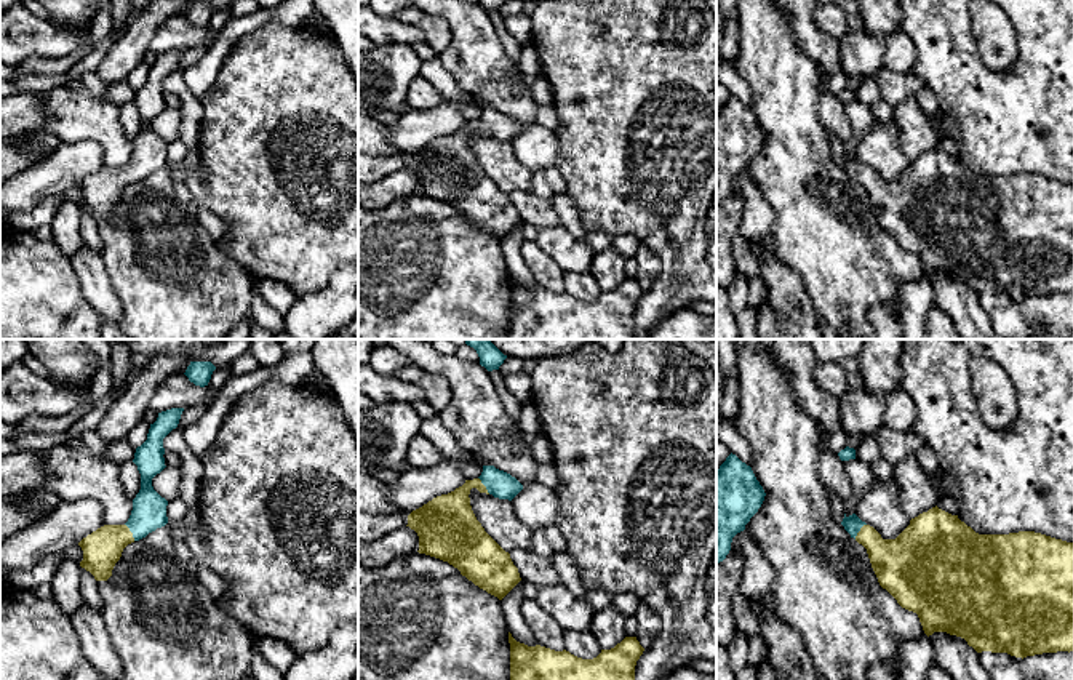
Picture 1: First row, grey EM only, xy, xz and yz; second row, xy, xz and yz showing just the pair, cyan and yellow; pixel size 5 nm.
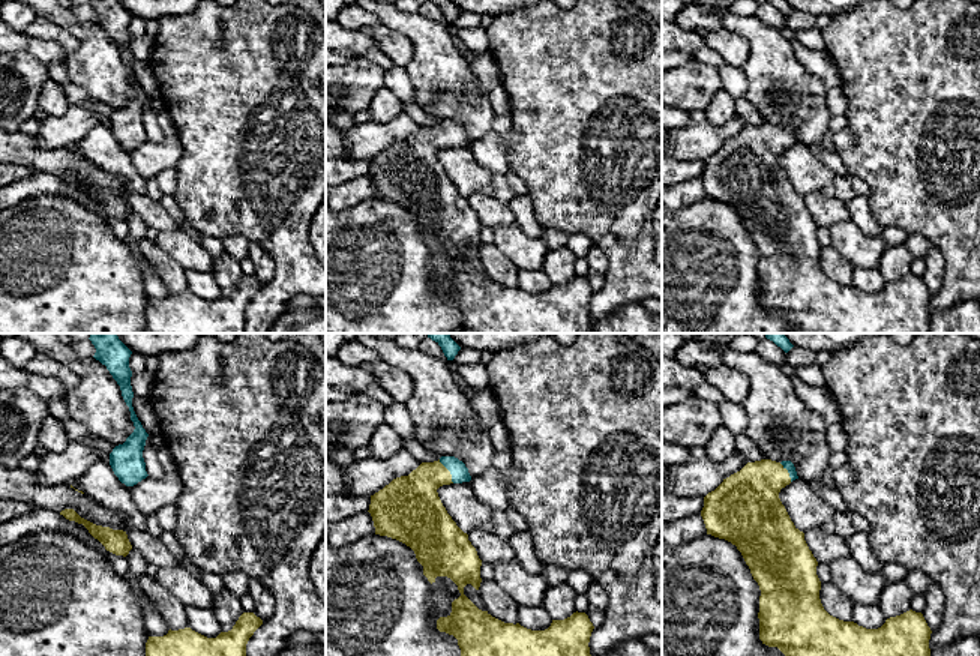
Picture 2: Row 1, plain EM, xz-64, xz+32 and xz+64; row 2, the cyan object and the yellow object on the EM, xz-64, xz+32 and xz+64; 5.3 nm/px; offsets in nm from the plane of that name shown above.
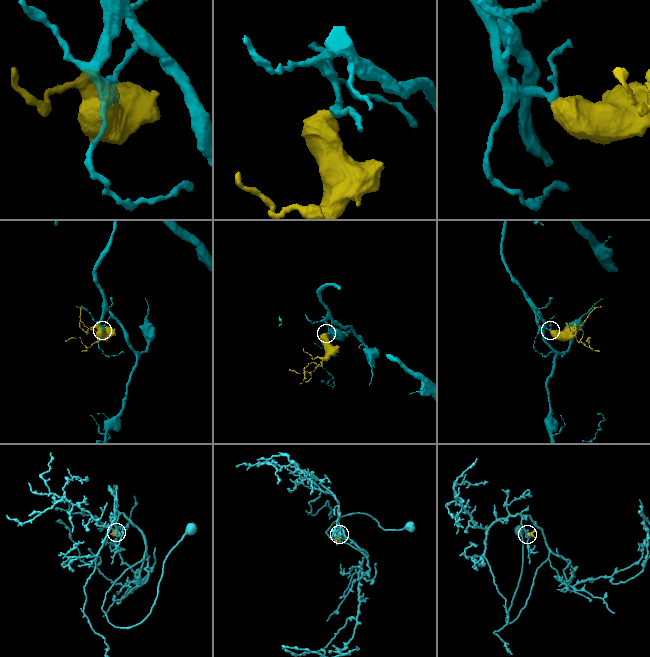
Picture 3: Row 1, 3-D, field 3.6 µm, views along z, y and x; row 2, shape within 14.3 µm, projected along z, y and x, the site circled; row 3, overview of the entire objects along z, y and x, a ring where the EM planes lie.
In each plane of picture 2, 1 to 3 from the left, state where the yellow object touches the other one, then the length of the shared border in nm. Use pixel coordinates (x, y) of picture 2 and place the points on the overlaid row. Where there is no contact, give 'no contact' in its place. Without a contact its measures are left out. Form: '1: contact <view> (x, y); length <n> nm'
1: no contact
2: contact xz+32 (449, 470); length 150 nm
3: contact xz+64 (788, 472); length 120 nm

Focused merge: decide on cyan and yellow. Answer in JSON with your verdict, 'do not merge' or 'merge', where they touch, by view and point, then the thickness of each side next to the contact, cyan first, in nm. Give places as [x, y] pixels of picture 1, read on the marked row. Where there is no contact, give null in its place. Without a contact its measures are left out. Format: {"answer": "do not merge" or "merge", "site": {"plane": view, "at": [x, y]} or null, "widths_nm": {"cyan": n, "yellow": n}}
{"answer": "merge", "site": {"plane": "xy", "at": [130, 530]}, "widths_nm": {"cyan": 180, "yellow": 190}}

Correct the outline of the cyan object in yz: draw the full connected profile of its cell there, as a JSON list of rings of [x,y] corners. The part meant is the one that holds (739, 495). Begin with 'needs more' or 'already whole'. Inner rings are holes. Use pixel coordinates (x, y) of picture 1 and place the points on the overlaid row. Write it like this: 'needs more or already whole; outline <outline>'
already whole; outline [[[731,453],[716,470],[716,563],[726,558],[732,538],[745,530],[764,496],[752,467]]]

